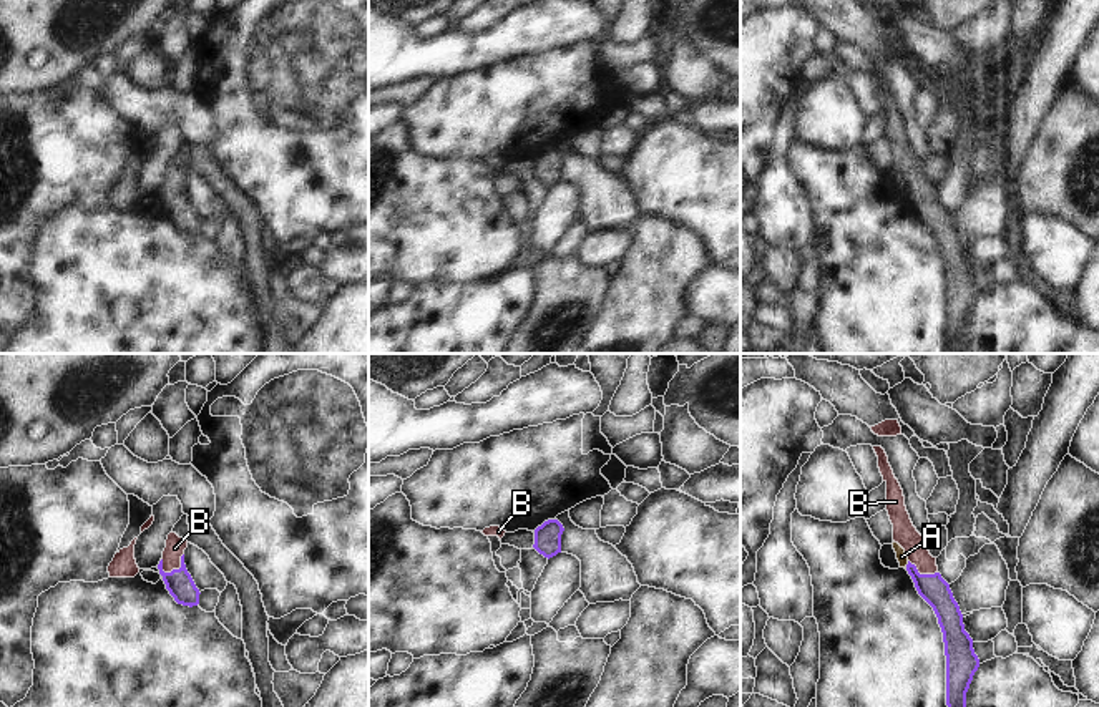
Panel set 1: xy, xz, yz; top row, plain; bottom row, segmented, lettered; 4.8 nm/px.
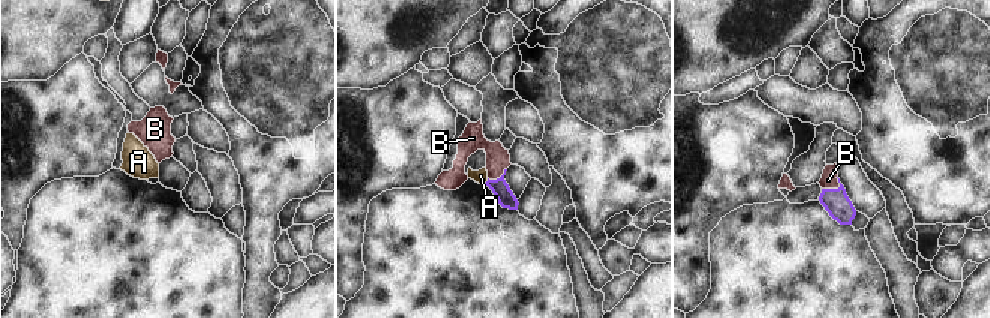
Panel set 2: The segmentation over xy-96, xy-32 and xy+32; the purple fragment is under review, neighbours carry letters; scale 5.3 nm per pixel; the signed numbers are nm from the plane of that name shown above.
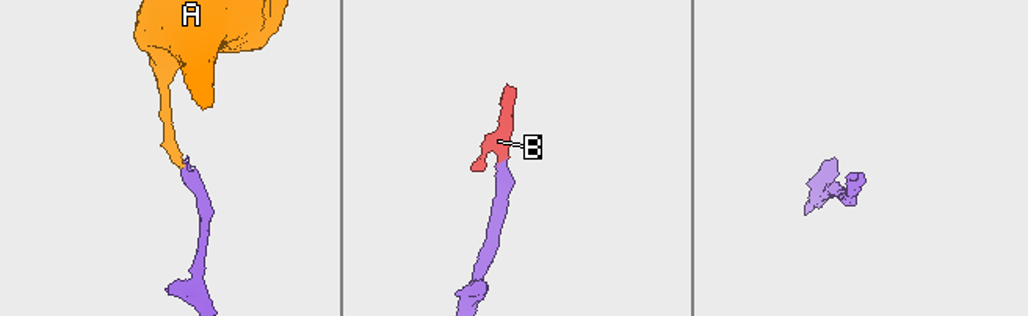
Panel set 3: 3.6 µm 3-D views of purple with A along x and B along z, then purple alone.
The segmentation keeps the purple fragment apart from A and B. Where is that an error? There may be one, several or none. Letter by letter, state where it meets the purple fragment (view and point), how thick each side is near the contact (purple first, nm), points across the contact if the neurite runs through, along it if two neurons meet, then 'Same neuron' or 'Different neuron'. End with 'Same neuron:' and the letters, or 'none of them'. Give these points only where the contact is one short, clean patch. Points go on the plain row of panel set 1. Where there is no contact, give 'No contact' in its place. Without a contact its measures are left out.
A: Touches purple at yz (907, 193). Thickness 140 nm (purple) against 50 nm. Boundary: yz (908, 190), (905, 196). Different neuron
B: Touches purple at xy (176, 198). Thickness 130 nm (purple) against 100 nm. Path across: xy (180, 211), (176, 198), (175, 176). Same neuron
Same neuron: B.

